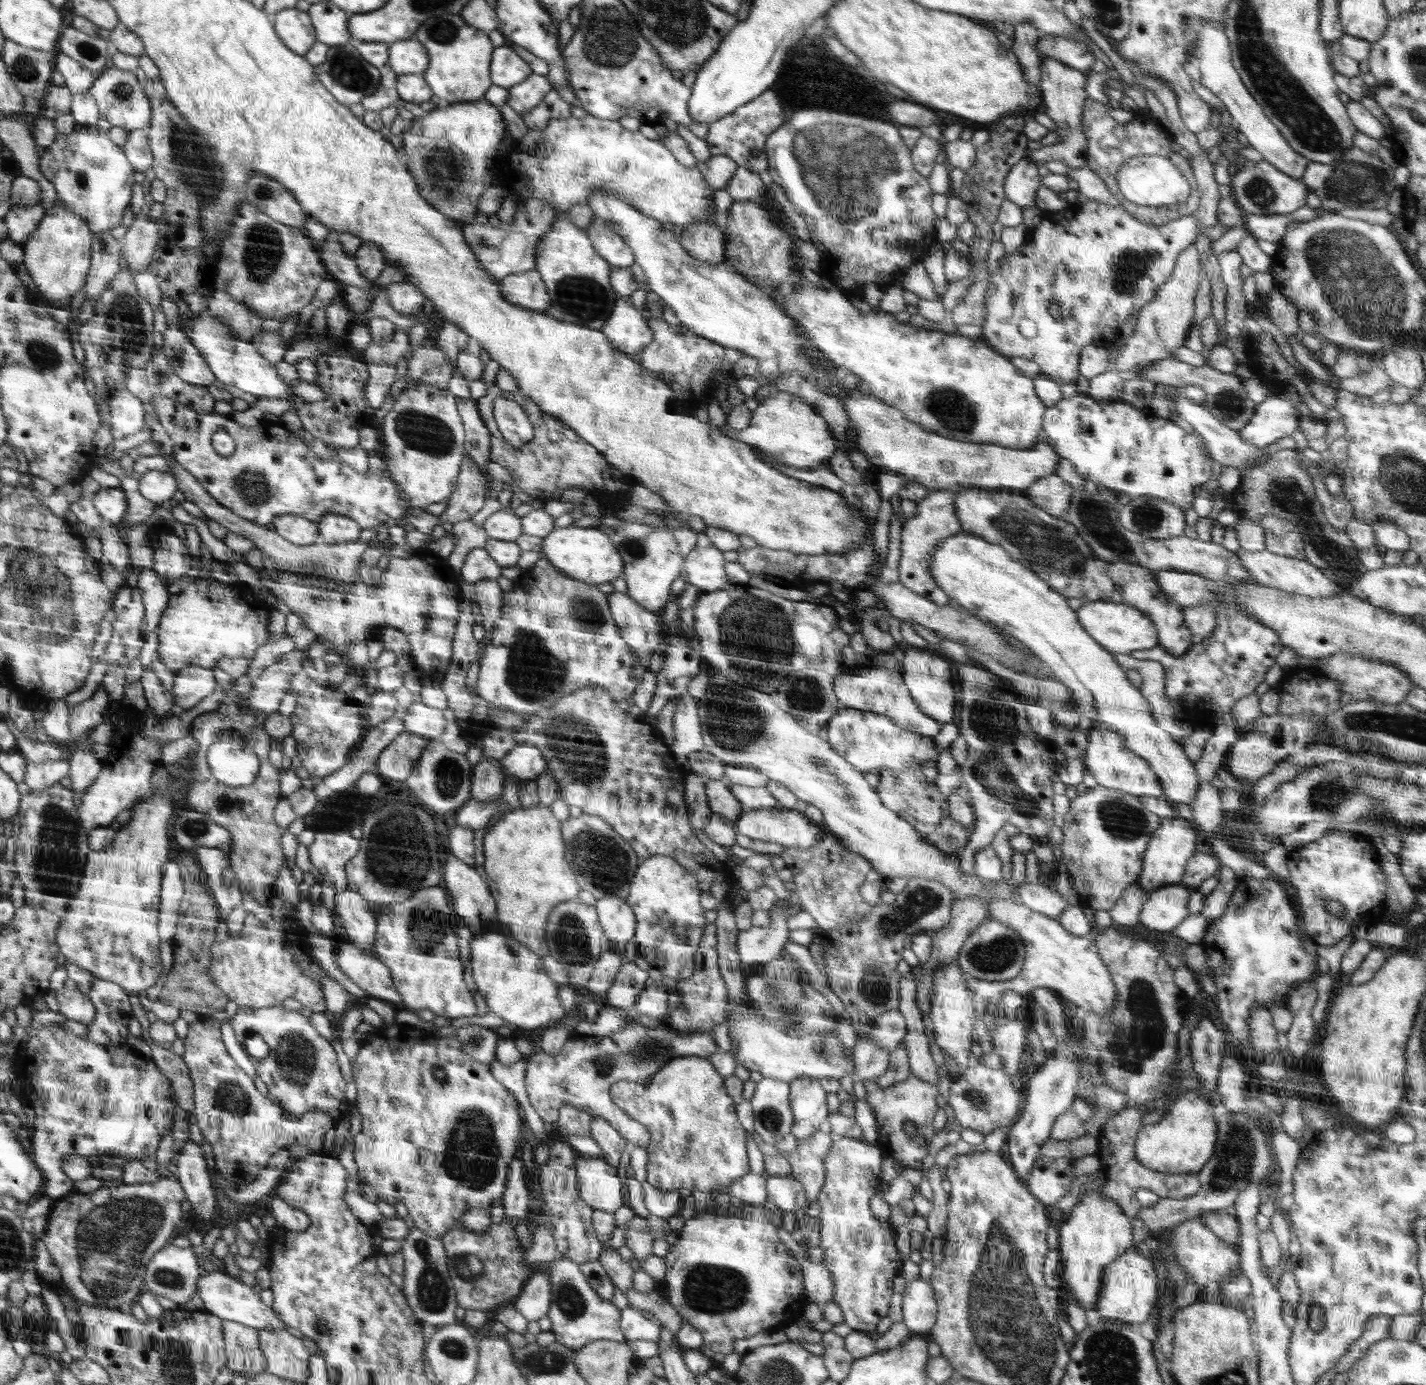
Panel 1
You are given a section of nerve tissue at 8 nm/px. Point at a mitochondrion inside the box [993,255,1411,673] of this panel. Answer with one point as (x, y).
(1289, 495)

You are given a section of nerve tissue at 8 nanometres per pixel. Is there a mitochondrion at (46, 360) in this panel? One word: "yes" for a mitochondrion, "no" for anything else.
yes

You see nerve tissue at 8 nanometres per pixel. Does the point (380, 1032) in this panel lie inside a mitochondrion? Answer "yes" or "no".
no

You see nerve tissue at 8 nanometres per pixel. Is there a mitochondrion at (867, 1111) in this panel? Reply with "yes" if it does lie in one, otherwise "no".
no

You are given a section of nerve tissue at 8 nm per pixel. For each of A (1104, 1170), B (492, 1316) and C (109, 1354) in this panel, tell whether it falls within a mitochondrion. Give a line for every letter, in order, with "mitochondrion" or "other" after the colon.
A: other
B: other
C: other

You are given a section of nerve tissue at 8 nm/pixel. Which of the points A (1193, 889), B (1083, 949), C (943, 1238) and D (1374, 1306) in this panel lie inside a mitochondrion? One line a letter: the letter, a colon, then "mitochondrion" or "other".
A: other
B: other
C: other
D: other

